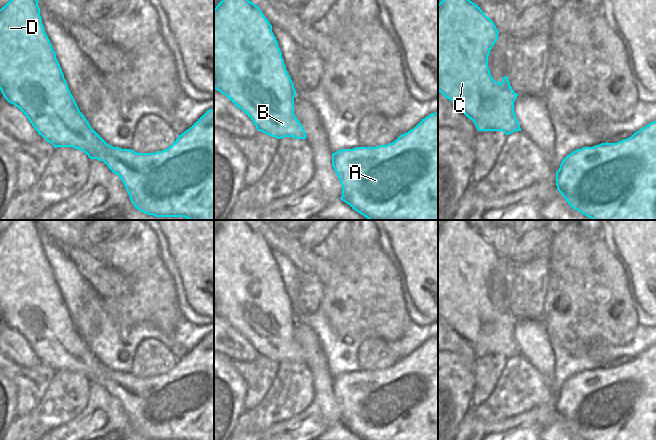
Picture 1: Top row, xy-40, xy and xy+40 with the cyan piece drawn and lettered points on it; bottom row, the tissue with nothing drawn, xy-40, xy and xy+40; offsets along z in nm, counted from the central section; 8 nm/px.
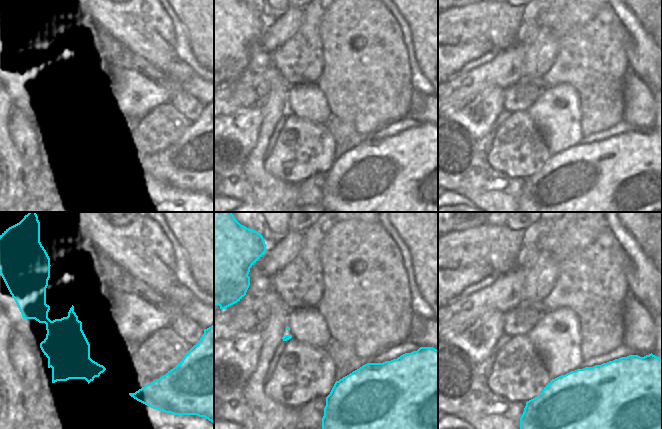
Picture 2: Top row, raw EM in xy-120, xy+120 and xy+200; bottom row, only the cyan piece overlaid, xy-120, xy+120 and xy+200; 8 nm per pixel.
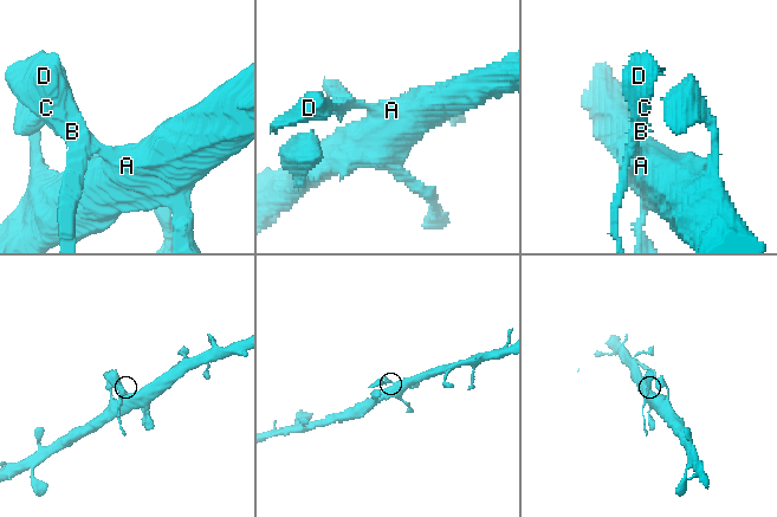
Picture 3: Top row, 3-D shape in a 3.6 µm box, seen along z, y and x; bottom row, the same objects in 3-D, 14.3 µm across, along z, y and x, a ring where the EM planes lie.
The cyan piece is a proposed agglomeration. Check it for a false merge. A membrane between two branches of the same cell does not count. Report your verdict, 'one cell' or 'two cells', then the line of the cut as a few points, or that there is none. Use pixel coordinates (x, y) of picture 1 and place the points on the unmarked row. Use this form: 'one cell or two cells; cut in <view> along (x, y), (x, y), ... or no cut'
one cell; no cut

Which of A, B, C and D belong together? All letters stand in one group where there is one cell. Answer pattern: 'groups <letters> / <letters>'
groups A B C D

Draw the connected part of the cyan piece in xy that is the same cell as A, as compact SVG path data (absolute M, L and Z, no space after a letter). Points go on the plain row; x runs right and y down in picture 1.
M438 335L387 369L332 377L332 390L342 410L340 423L363 440L438 440Z

